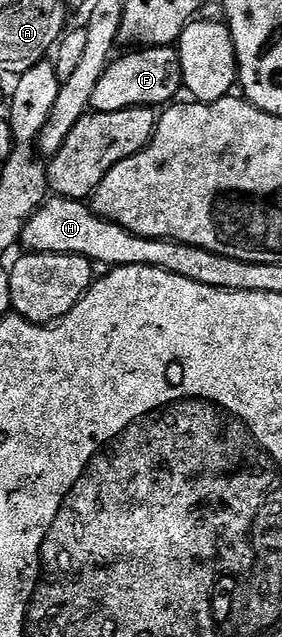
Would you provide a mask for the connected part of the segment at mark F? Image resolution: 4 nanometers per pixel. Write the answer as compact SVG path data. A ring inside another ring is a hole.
M168 46L138 48L133 52L126 52L123 58L115 57L106 67L104 76L100 76L100 84L96 84L96 92L92 92L90 110L120 112L133 106L162 108L173 103L183 90L182 68L177 49Z

